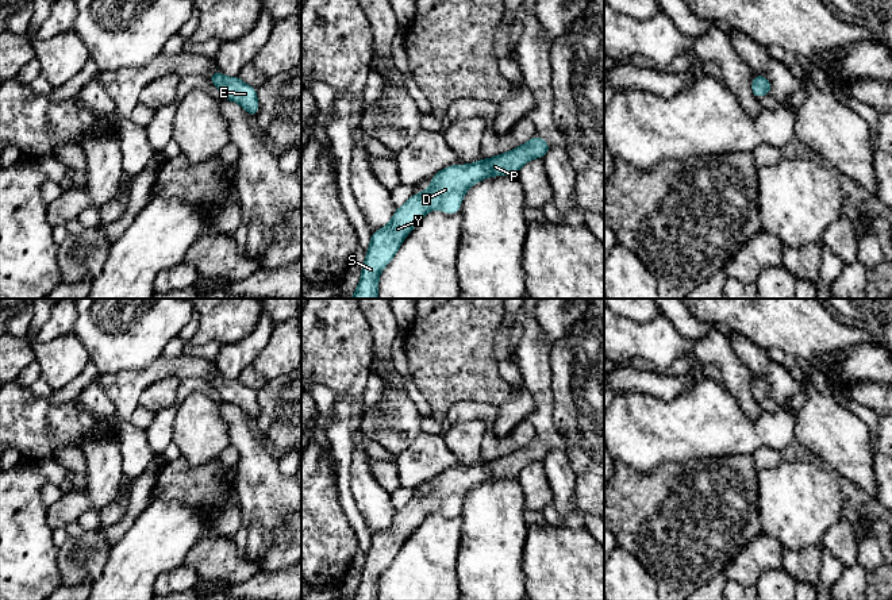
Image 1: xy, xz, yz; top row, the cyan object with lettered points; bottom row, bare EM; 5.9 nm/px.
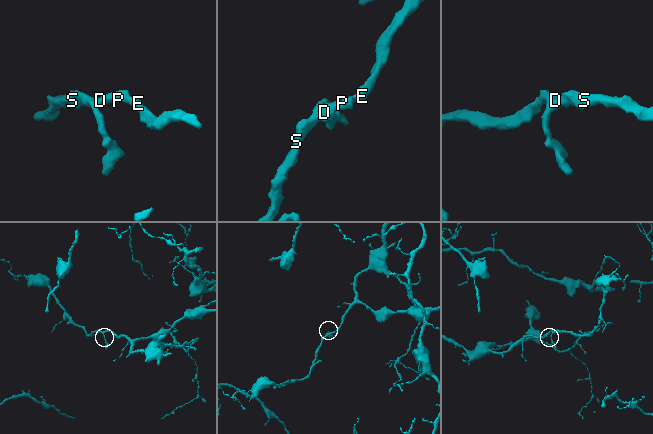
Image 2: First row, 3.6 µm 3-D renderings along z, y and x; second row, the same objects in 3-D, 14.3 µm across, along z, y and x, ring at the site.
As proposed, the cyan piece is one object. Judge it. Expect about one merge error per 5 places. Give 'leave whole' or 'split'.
leave whole

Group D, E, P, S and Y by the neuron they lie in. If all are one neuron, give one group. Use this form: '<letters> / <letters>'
D E P S Y

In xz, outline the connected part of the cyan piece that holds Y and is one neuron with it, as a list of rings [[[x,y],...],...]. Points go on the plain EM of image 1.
[[[532,439],[526,447],[496,458],[481,461],[470,468],[450,468],[431,480],[431,489],[414,496],[400,511],[396,511],[389,527],[372,535],[361,584],[351,600],[378,600],[378,580],[392,564],[403,542],[415,531],[424,518],[442,512],[449,518],[460,515],[468,492],[491,478],[518,478],[520,470],[531,461],[542,461],[550,447],[541,439]]]

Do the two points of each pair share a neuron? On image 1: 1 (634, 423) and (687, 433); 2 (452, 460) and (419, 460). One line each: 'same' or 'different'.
1: same
2: same

